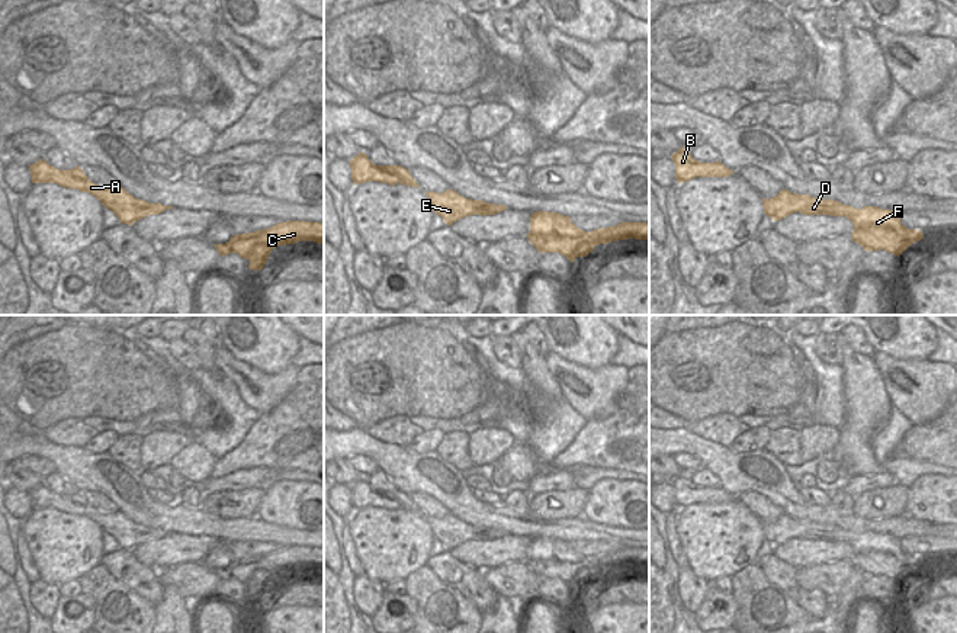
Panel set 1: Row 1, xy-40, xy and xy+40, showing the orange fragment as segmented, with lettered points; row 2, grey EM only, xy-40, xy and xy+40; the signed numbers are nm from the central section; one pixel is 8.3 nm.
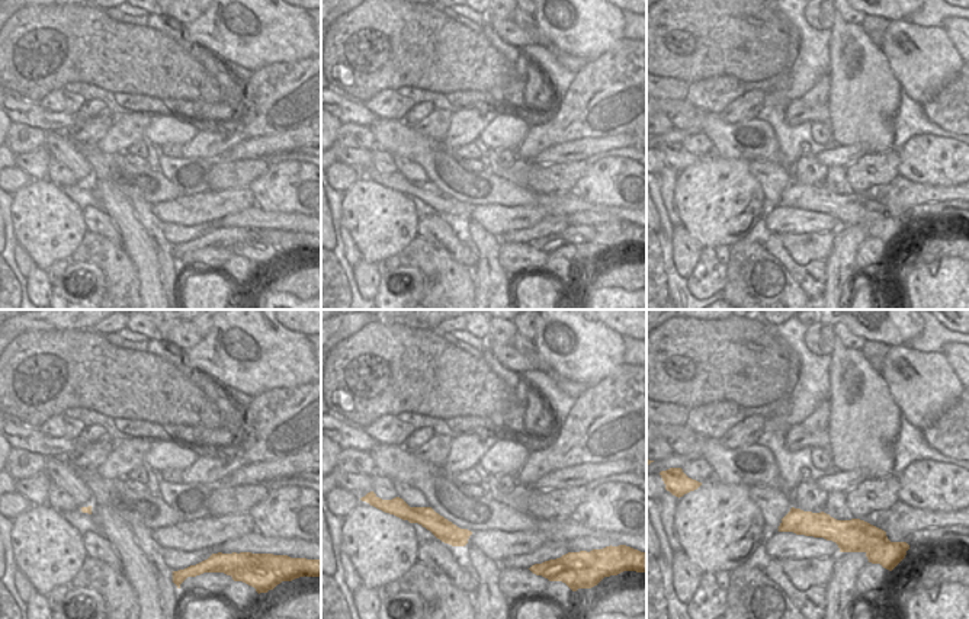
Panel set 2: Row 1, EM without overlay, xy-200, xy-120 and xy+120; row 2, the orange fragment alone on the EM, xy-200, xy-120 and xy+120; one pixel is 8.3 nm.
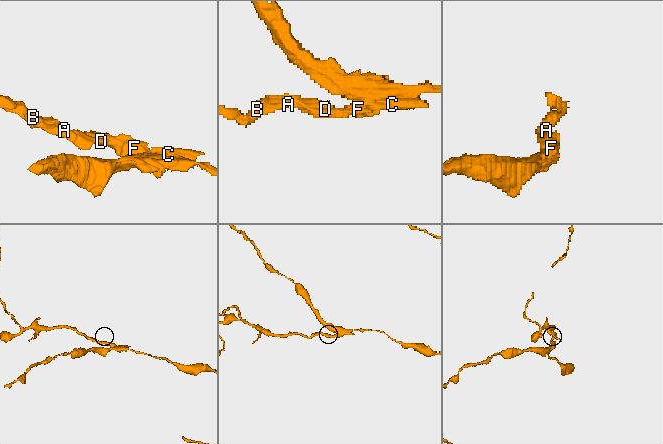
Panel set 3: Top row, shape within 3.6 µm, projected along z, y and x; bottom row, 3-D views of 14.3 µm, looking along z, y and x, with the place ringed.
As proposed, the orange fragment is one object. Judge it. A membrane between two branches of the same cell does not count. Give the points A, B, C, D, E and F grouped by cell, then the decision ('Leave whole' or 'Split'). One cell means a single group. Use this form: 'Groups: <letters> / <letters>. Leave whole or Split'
Groups: A B D E F / C. Split.

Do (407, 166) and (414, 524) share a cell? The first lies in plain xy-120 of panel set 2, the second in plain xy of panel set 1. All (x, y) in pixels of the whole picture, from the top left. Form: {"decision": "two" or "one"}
{"decision": "two"}

